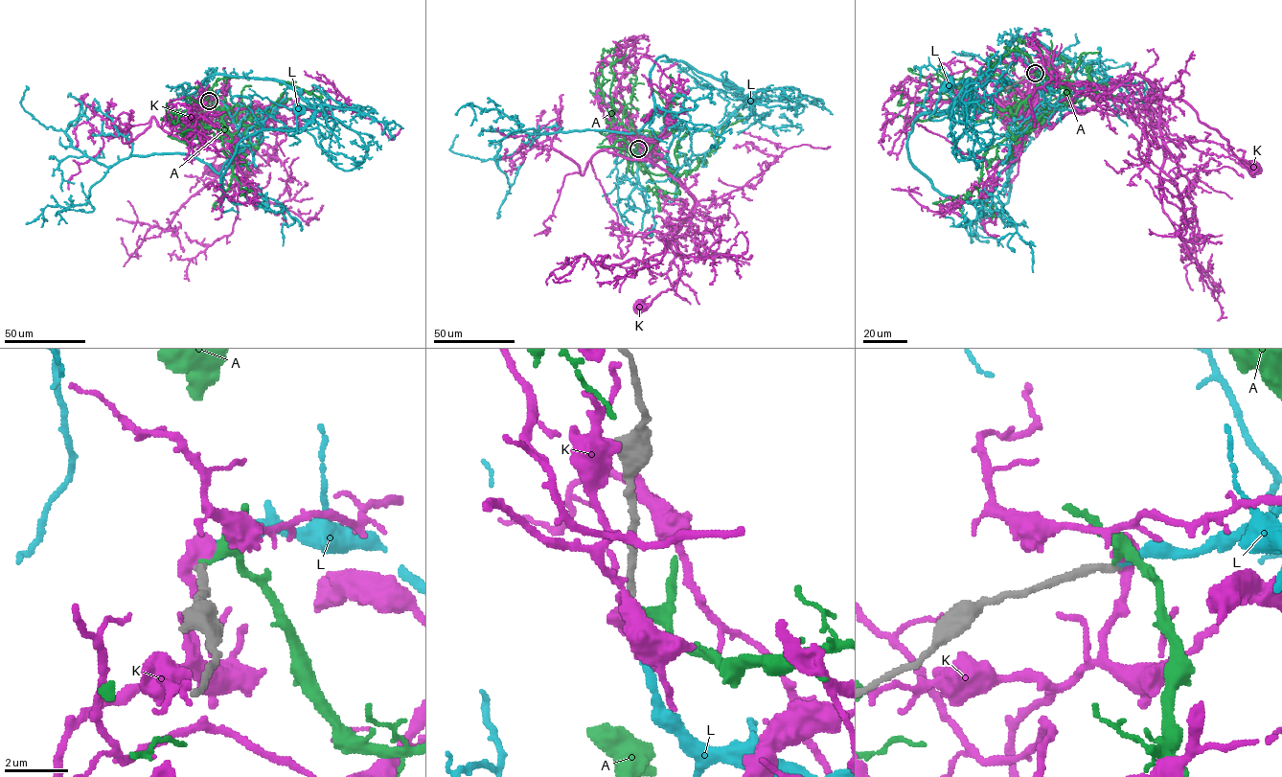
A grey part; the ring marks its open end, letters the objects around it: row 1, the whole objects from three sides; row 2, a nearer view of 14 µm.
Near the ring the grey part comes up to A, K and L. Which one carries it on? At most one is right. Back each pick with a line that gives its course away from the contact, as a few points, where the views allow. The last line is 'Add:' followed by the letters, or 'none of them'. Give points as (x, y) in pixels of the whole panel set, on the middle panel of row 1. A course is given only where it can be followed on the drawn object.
L: course (638, 148), (664, 157), (673, 139), (661, 113), (650, 121), (659, 57), (736, 86), (726, 72), (729, 86)
Add: L

